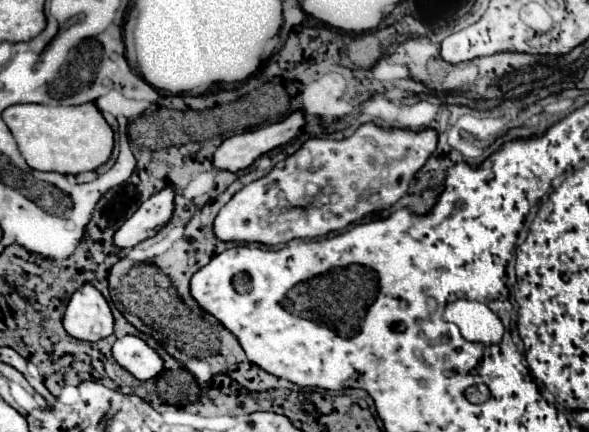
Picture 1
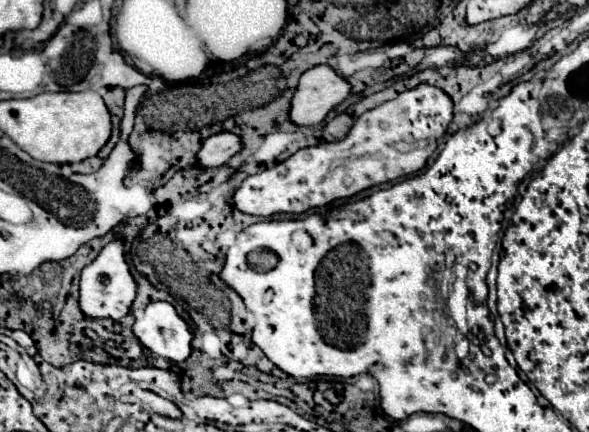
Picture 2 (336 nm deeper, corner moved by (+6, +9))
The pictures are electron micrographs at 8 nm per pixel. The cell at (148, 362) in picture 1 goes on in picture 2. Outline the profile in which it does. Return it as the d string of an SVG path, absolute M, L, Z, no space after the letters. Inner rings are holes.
M166 301L150 303L144 315L132 325L132 333L152 355L180 363L190 355L192 333L188 323L180 319L174 307Z

